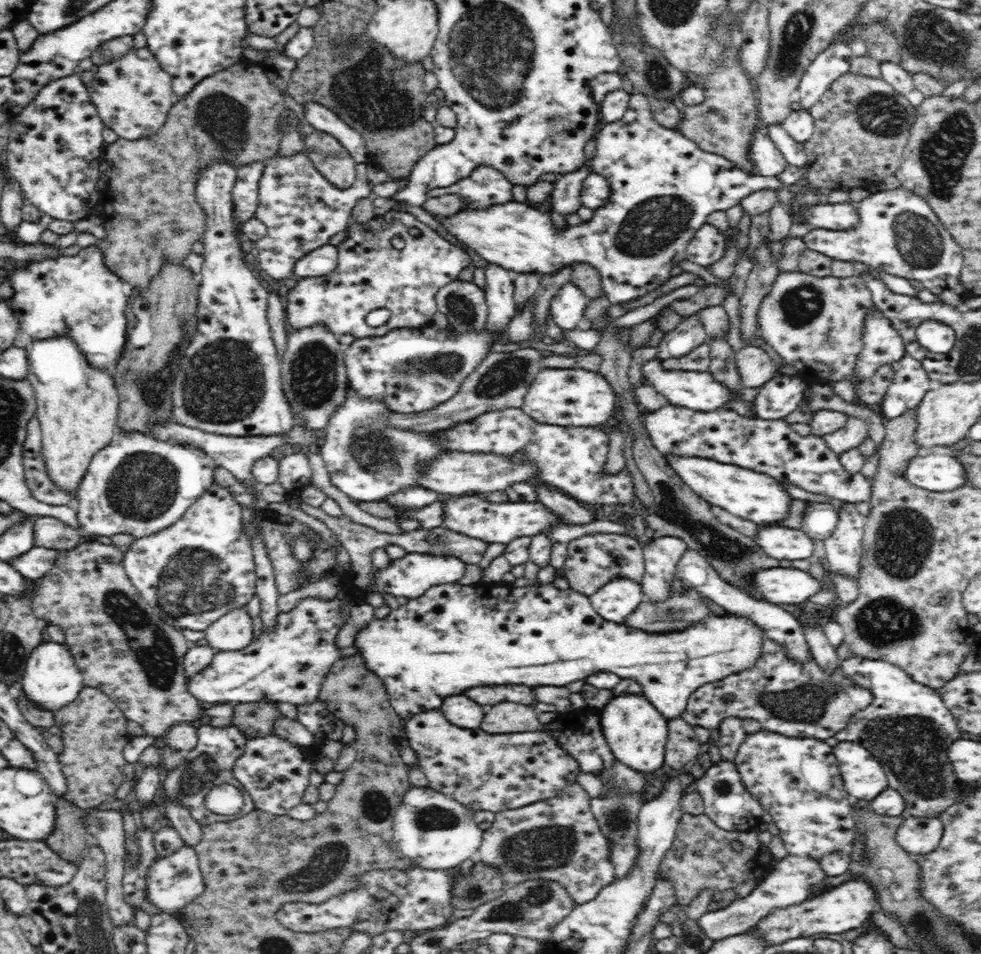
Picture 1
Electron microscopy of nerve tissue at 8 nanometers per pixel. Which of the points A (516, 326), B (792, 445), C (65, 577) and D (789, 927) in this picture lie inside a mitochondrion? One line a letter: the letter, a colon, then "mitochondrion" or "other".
A: other
B: other
C: other
D: mitochondrion

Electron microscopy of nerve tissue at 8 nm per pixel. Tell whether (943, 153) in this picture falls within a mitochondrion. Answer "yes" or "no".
yes

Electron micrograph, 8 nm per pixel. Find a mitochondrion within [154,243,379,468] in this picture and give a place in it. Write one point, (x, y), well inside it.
(221, 385)

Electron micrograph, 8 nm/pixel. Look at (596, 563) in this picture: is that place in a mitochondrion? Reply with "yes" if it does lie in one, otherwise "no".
no

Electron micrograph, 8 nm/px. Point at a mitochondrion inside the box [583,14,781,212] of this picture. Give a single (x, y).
(656, 78)

